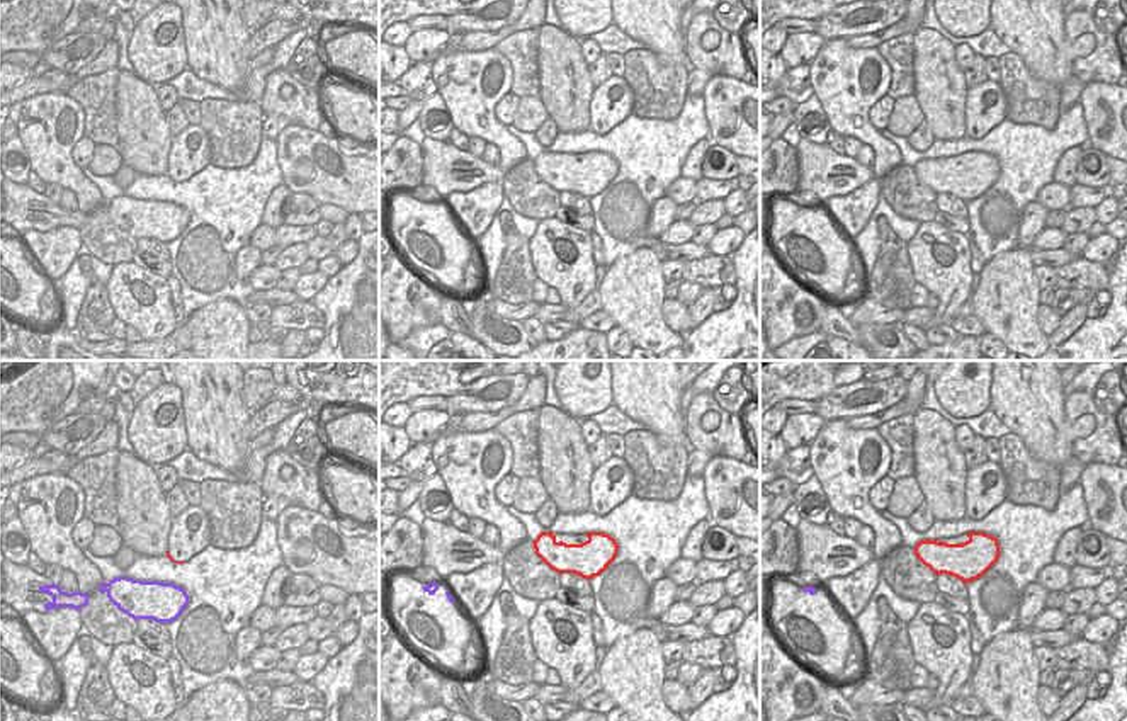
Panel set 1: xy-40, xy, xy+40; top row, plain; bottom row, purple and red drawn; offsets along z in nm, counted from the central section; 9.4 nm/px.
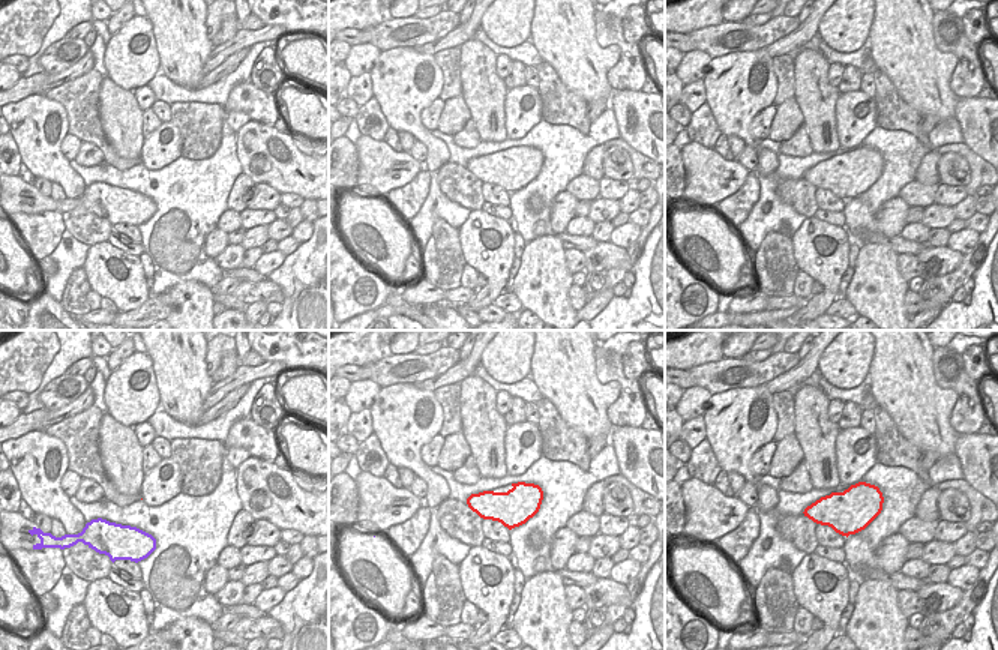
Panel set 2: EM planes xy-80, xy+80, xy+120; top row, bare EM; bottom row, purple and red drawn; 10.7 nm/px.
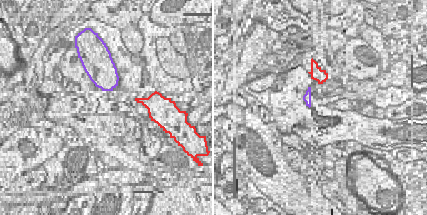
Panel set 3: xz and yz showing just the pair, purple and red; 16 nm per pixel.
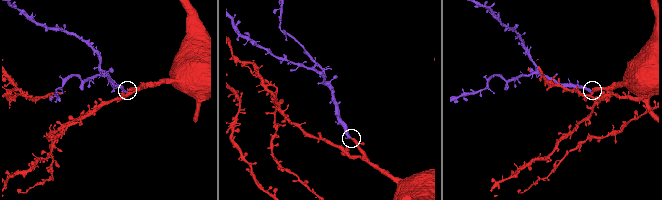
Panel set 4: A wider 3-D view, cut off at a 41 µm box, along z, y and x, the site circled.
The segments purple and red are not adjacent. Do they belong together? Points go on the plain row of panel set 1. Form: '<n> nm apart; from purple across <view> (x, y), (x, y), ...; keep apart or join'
900 nm apart; from purple across xy (453, 216), (536, 172); join

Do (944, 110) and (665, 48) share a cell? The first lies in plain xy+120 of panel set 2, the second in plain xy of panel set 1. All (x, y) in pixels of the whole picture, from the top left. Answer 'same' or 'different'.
same

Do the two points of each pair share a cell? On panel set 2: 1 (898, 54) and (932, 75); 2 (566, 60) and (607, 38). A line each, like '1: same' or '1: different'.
1: same
2: different

